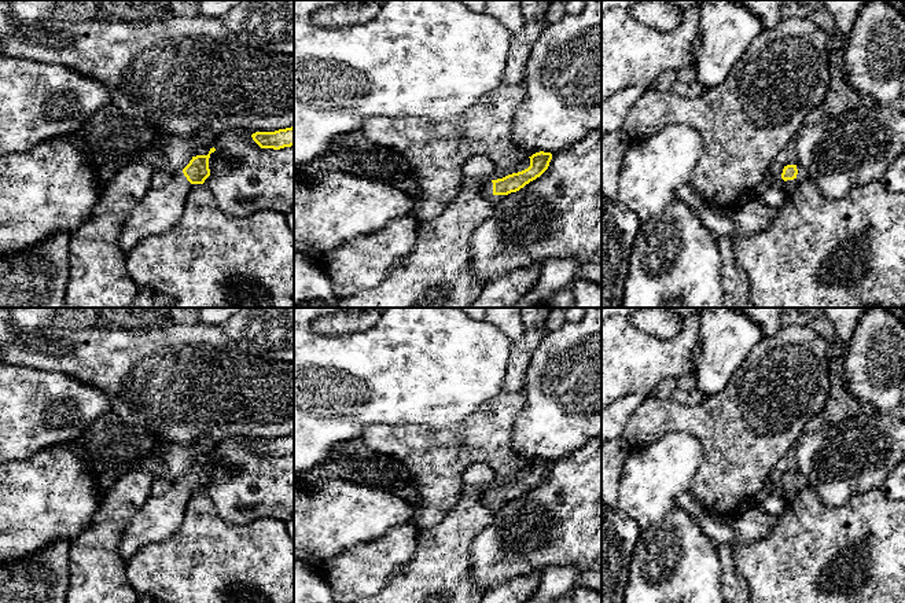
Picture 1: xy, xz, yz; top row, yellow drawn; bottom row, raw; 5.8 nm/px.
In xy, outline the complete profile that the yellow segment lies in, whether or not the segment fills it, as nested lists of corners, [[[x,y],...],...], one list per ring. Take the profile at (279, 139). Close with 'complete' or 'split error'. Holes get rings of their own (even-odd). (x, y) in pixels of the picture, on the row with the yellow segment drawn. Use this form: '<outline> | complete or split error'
[[[294,126],[275,132],[255,132],[251,137],[261,148],[280,150],[291,147],[294,146]]] | complete

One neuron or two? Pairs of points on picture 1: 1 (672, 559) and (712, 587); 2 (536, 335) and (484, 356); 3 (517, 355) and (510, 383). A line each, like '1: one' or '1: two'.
1: one
2: two
3: one

